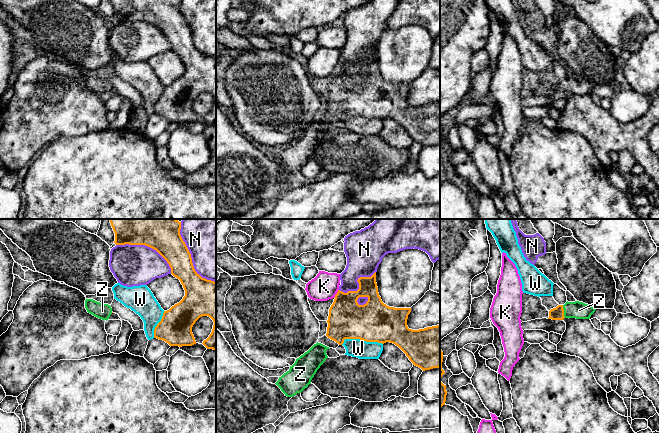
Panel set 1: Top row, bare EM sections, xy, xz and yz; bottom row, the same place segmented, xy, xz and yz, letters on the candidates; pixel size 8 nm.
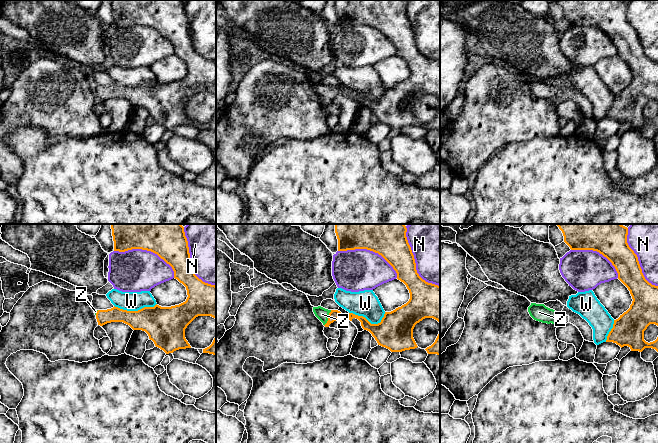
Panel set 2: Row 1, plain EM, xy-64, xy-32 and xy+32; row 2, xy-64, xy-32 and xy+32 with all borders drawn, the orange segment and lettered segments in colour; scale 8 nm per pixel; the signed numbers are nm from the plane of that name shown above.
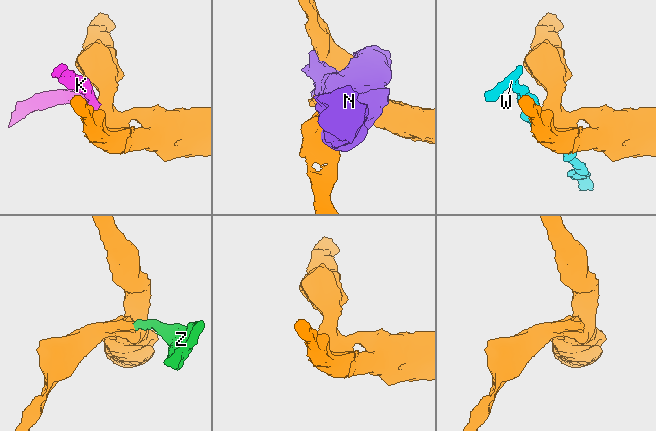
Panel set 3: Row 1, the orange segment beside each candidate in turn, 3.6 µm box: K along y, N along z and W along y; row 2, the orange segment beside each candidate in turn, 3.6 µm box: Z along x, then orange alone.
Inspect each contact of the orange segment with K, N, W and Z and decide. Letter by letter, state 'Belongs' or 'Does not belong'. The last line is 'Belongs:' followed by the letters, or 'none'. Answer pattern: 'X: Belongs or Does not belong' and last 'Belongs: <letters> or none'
K: Does not belong
N: Does not belong
W: Does not belong
Z: Belongs
Belongs: Z

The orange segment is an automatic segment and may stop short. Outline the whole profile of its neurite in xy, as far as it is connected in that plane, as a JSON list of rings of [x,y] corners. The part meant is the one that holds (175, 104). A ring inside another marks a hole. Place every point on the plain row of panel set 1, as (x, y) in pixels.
[[[111,0],[115,9],[116,21],[145,21],[156,26],[169,40],[171,50],[180,56],[185,66],[183,75],[172,82],[169,86],[164,87],[161,97],[154,105],[154,114],[163,116],[170,122],[192,122],[196,120],[192,103],[195,98],[202,92],[210,93],[213,98],[213,105],[209,113],[203,117],[207,125],[216,126],[216,58],[202,54],[194,45],[191,30],[180,11],[181,0]]]

